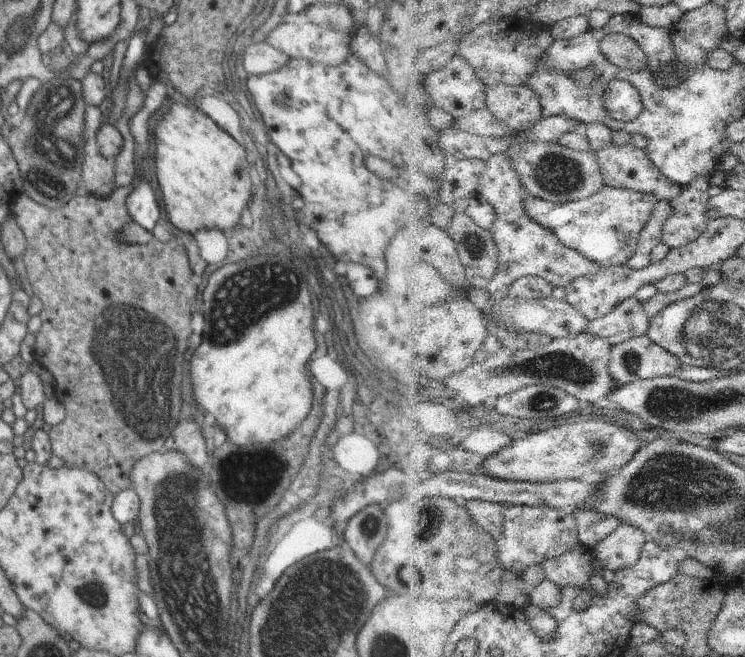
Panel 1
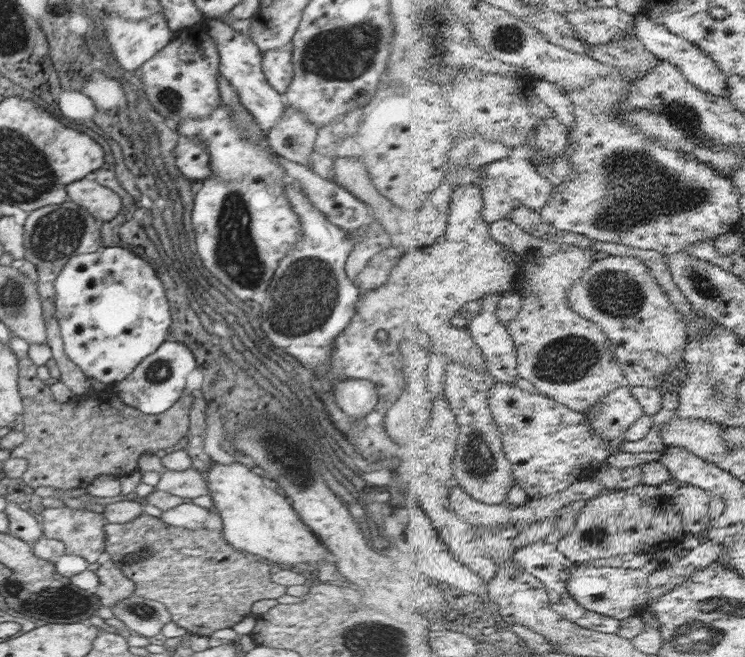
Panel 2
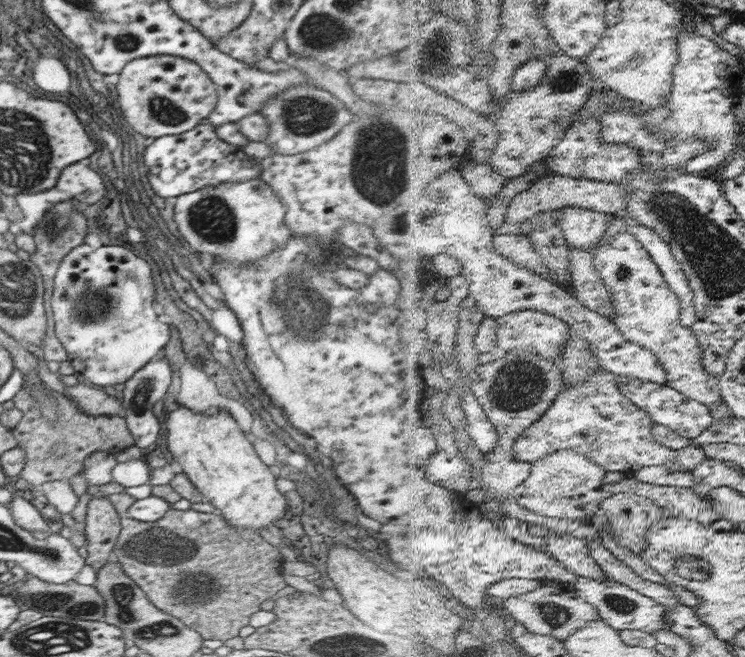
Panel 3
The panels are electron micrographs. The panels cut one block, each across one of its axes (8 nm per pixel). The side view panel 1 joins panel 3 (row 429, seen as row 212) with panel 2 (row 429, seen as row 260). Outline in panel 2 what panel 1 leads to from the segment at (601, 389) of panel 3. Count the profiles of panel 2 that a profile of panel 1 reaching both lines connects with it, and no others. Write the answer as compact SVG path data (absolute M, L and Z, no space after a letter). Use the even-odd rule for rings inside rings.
M633 387L619 388L605 396L588 412L595 433L602 435L611 445L611 455L620 452L620 446L629 440L629 430L646 414L644 405L634 396Z

